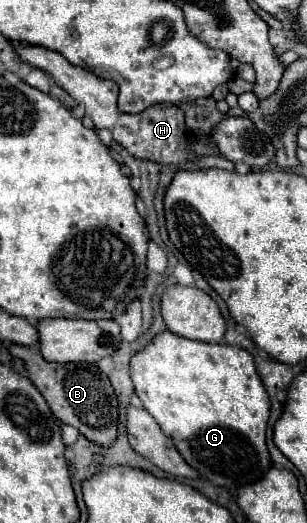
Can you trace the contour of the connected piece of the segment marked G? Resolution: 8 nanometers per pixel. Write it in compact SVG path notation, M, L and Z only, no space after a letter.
M162 331L142 351L132 355L130 377L144 409L156 419L164 435L174 441L182 459L210 483L226 489L234 485L236 489L258 481L270 469L266 449L270 399L256 373L254 359L246 349L222 343L200 343Z

